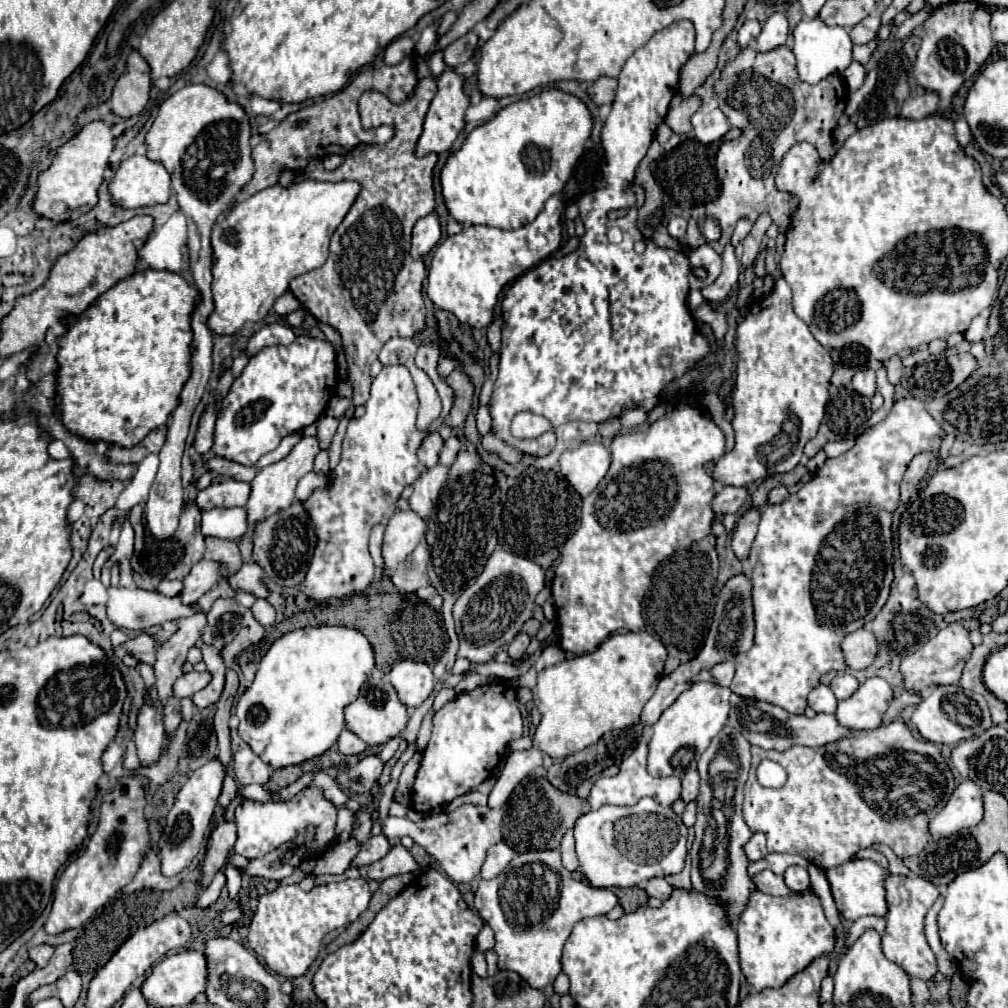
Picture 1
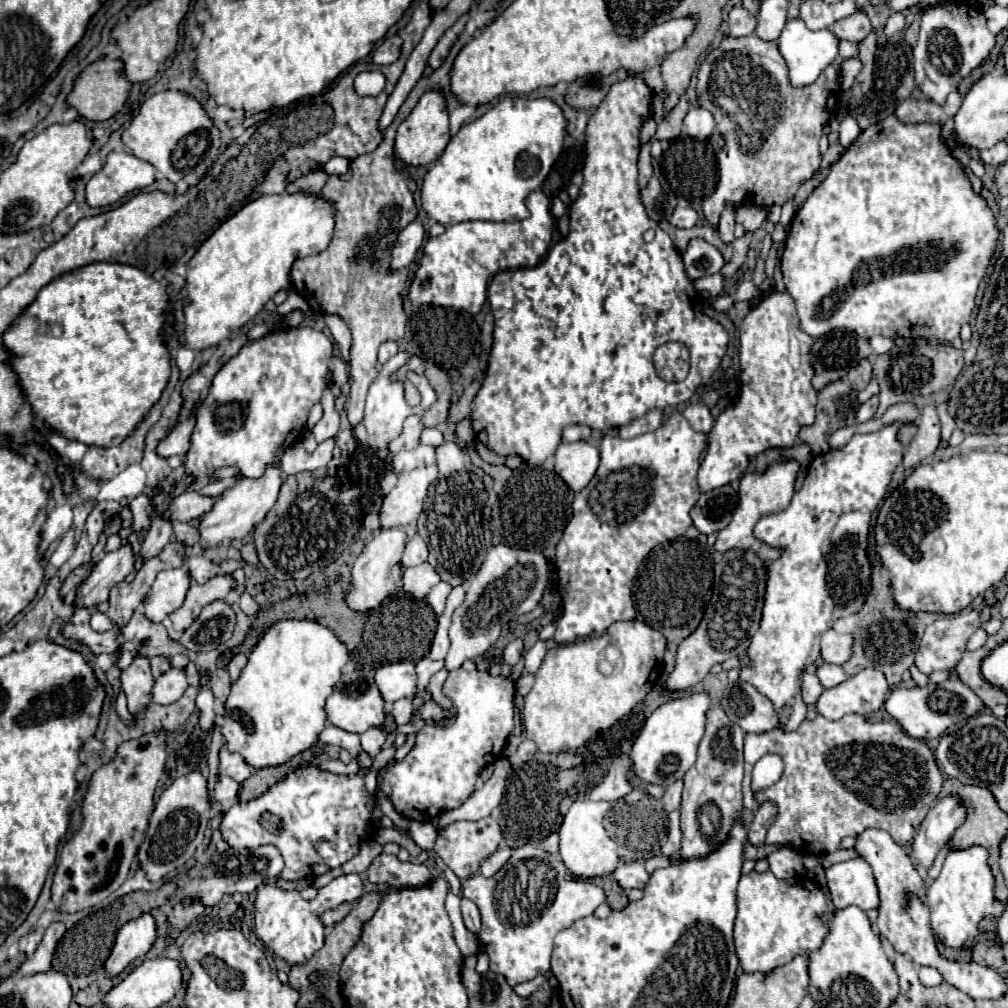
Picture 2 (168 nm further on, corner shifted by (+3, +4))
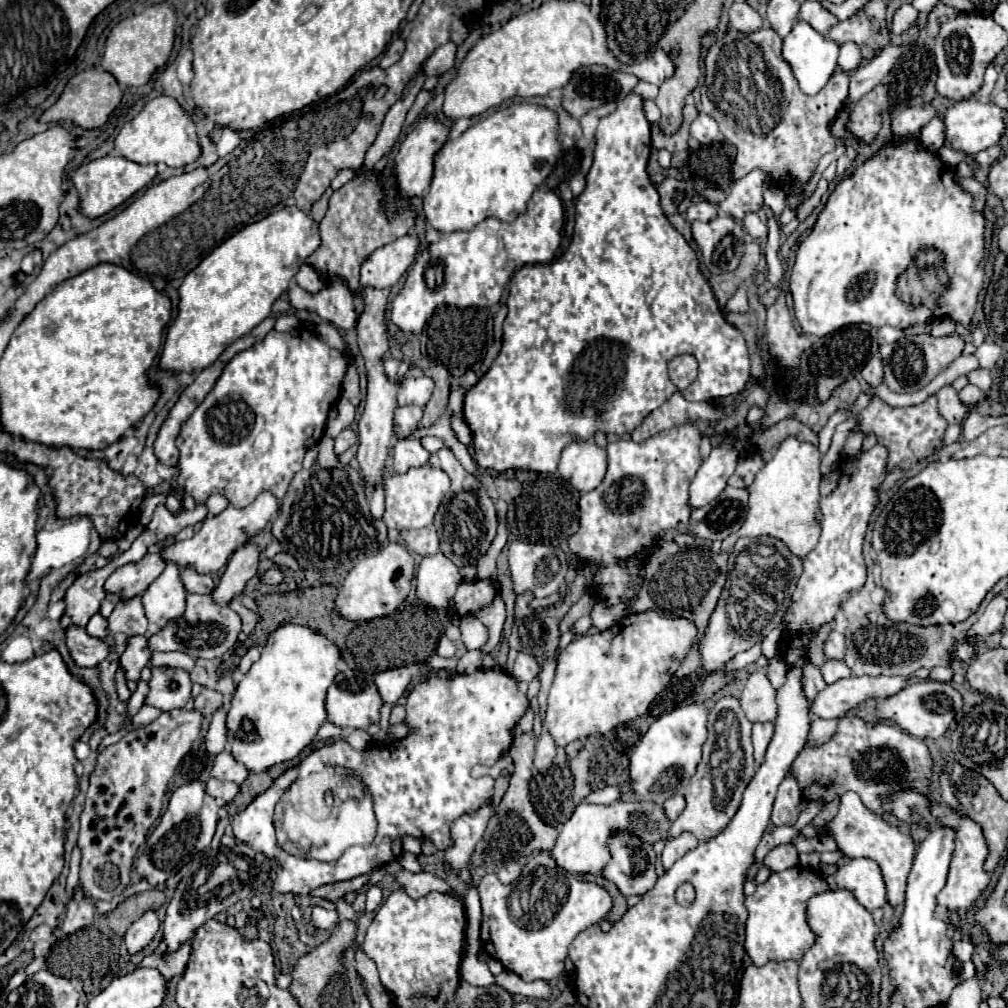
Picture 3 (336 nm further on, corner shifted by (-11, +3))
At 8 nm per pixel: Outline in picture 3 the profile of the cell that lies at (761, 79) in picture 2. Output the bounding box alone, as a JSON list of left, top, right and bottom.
[701,29,849,181]

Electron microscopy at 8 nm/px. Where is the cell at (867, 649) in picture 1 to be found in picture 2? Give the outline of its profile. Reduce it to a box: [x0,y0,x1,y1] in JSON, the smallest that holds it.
[821,630,853,664]

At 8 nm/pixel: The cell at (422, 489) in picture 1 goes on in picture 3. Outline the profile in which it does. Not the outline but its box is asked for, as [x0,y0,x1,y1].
[383,465,449,531]

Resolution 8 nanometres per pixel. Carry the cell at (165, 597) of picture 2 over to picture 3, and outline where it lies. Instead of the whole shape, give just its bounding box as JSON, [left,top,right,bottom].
[141,563,185,627]

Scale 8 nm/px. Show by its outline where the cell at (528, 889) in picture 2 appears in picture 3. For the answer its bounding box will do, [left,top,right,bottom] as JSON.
[477,851,611,983]

